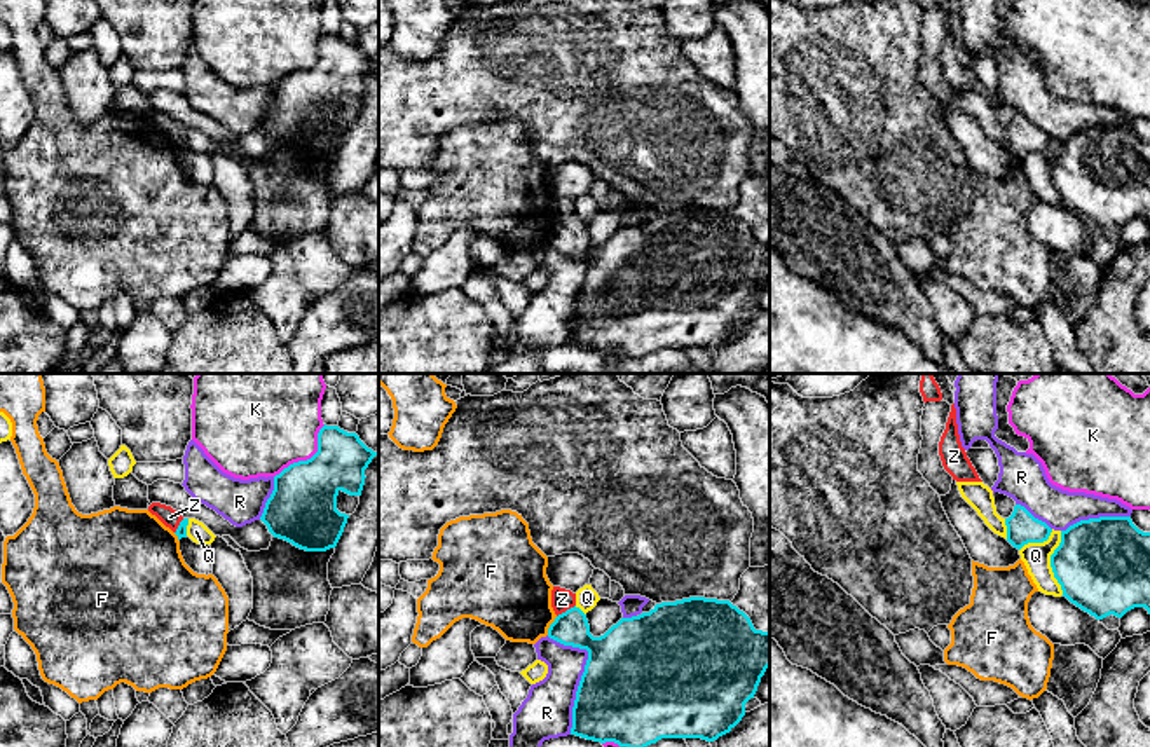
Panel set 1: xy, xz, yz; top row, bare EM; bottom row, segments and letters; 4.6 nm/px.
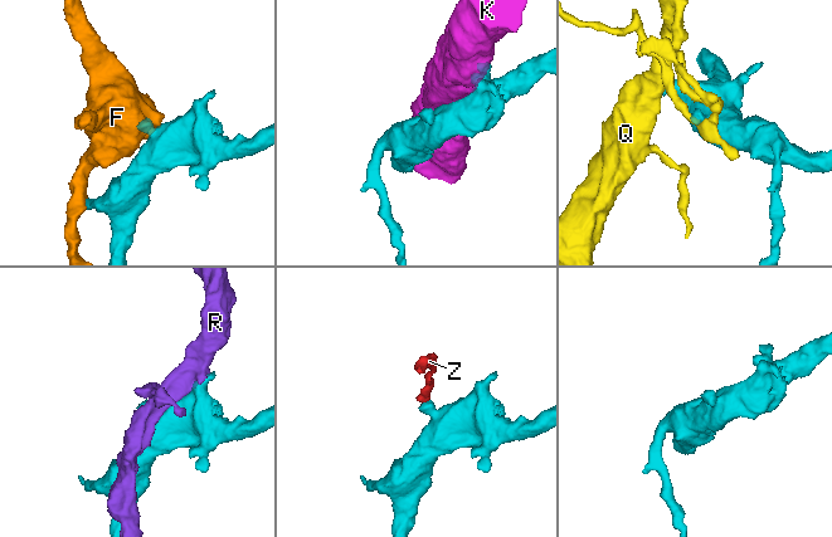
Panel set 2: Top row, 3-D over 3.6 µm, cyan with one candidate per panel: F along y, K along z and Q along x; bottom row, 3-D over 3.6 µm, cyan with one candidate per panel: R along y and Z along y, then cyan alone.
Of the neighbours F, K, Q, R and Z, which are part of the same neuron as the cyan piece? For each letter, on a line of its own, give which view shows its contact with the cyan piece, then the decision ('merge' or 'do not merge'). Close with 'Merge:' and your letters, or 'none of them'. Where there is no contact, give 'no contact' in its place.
F: meets cyan in xz; do not merge
K: meets cyan in xy; do not merge
Q: meets cyan in yz; do not merge
R: meets cyan in xz; do not merge
Z: meets cyan in xz; do not merge
Merge: none of them

